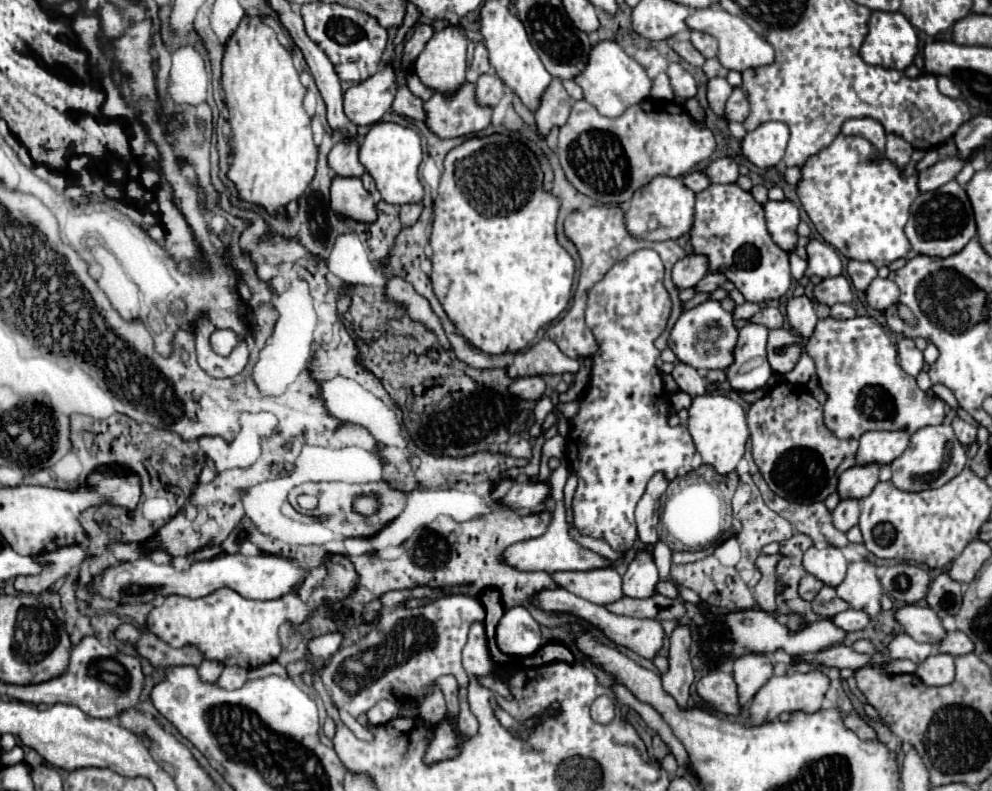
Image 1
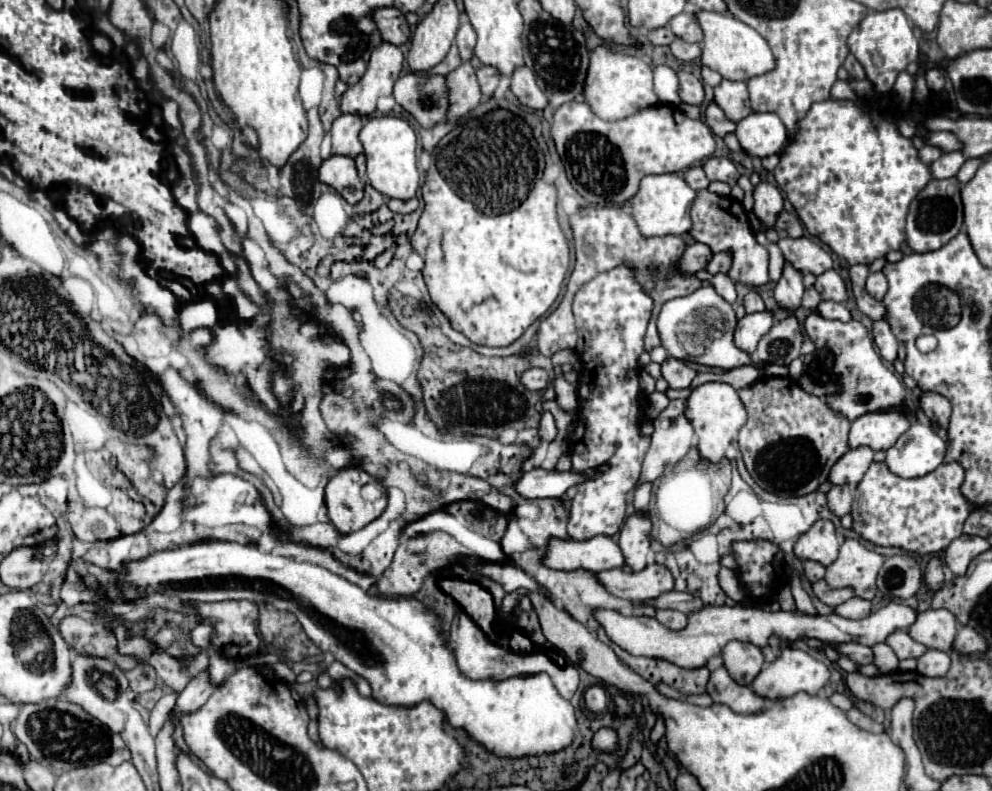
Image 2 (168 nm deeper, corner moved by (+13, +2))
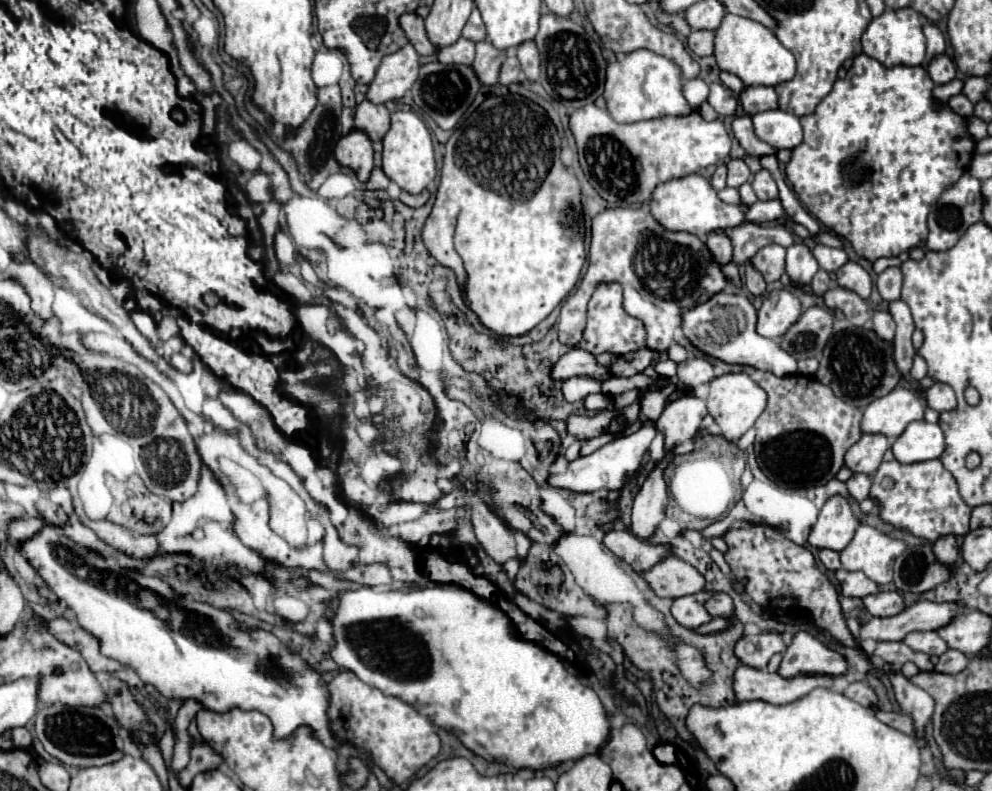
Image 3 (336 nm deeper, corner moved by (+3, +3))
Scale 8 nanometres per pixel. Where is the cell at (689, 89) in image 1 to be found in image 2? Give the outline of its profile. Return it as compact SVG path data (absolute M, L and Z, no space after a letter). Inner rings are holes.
M677 71L677 79L679 79L679 97L681 97L681 101L691 103L691 105L701 105L703 97L705 97L701 81L689 71Z

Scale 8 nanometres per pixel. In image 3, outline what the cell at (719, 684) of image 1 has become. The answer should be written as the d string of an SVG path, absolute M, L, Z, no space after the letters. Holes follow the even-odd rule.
M739 664L733 680L733 690L737 700L763 700L769 704L789 704L797 698L807 696L813 688L833 686L835 676L829 674L797 674L793 678L783 678L767 670L755 670L751 666Z

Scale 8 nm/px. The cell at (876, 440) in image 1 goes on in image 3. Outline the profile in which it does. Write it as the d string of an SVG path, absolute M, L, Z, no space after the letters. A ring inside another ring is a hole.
M897 386L887 396L871 402L863 412L861 430L897 438L913 420L923 420L927 404L911 390Z

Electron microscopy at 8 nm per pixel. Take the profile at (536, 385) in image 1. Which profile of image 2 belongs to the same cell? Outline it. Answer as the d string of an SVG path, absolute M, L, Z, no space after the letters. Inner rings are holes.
M533 367L533 369L525 371L525 375L521 375L521 383L523 383L523 387L529 387L529 391L543 391L549 385L547 371Z

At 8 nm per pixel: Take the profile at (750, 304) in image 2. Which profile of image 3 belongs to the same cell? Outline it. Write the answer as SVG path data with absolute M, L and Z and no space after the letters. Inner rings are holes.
M751 260L745 262L745 286L755 296L759 296L759 294L765 292L765 280L759 274L759 270L755 270L755 266L751 266Z

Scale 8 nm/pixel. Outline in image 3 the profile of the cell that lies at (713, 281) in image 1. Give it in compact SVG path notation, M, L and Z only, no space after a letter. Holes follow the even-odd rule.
M745 222L741 226L727 230L727 234L733 240L733 262L735 264L747 262L767 244L781 244L781 246L789 248L795 242L793 232L783 224L757 226L757 224Z

